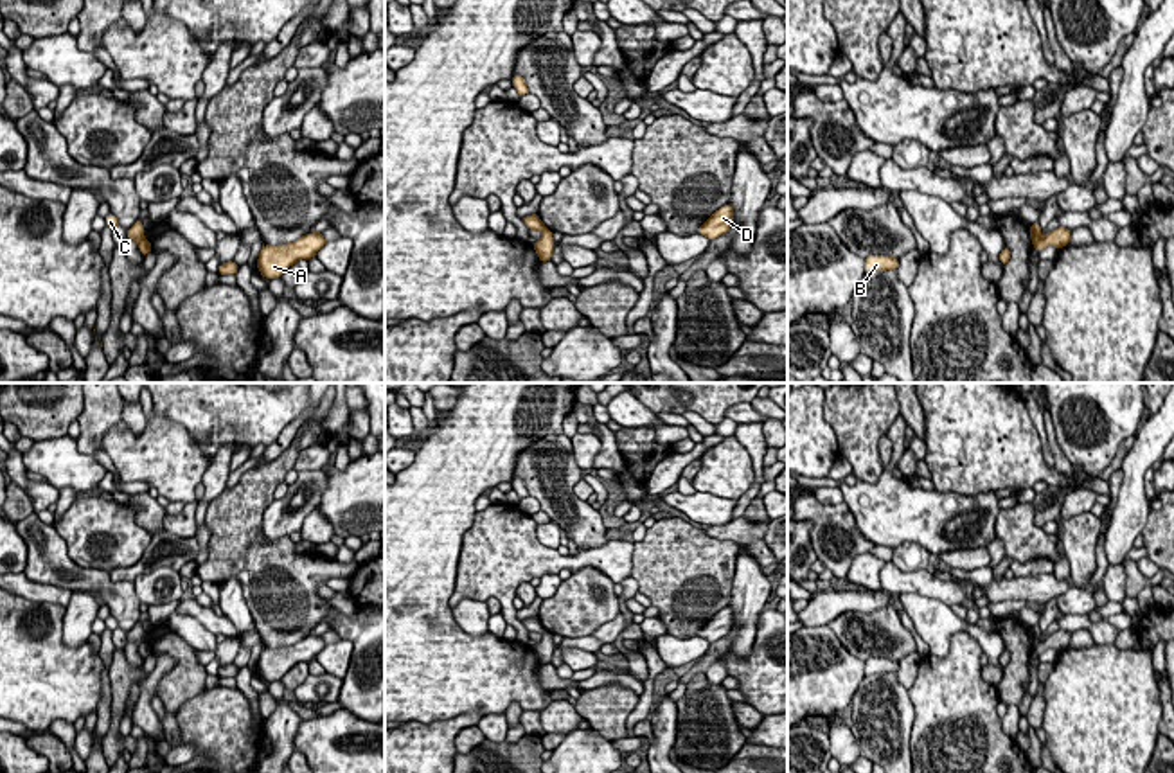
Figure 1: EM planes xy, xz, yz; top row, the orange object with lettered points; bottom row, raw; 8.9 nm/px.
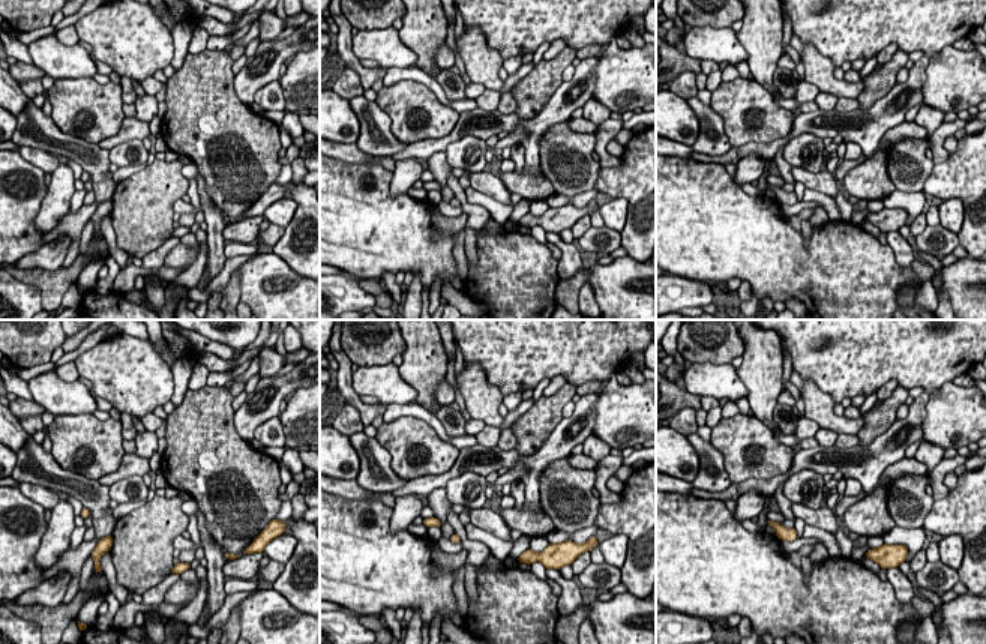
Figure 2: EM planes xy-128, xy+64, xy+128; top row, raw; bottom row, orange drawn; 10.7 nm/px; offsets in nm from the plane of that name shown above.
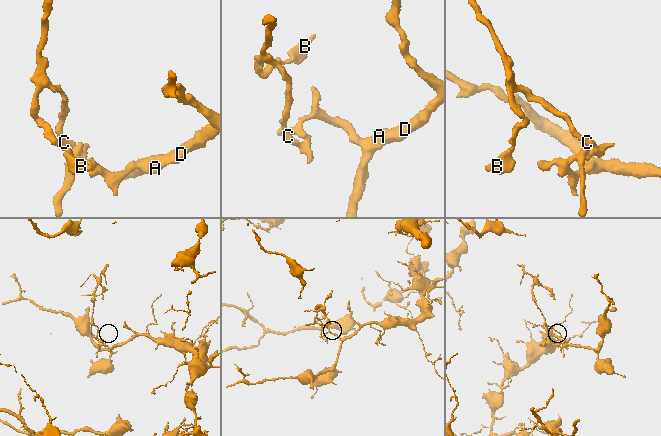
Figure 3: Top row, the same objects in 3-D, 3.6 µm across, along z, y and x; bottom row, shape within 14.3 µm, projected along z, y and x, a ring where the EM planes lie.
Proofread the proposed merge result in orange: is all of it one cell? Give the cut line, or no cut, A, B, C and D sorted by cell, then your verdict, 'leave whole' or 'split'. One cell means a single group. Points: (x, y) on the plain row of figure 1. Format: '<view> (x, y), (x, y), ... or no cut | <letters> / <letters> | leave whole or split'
xz (545, 630), (542, 633) | A D / B C | split

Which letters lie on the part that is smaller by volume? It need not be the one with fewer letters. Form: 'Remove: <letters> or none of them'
Remove: B, C

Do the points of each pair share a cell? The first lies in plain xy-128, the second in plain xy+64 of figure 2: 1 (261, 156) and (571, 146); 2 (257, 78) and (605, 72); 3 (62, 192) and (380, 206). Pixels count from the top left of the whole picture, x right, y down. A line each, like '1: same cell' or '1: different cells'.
1: same cell
2: different cells
3: different cells

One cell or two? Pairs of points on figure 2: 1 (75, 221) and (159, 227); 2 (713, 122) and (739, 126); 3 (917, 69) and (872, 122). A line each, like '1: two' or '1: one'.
1: two
2: two
3: one

